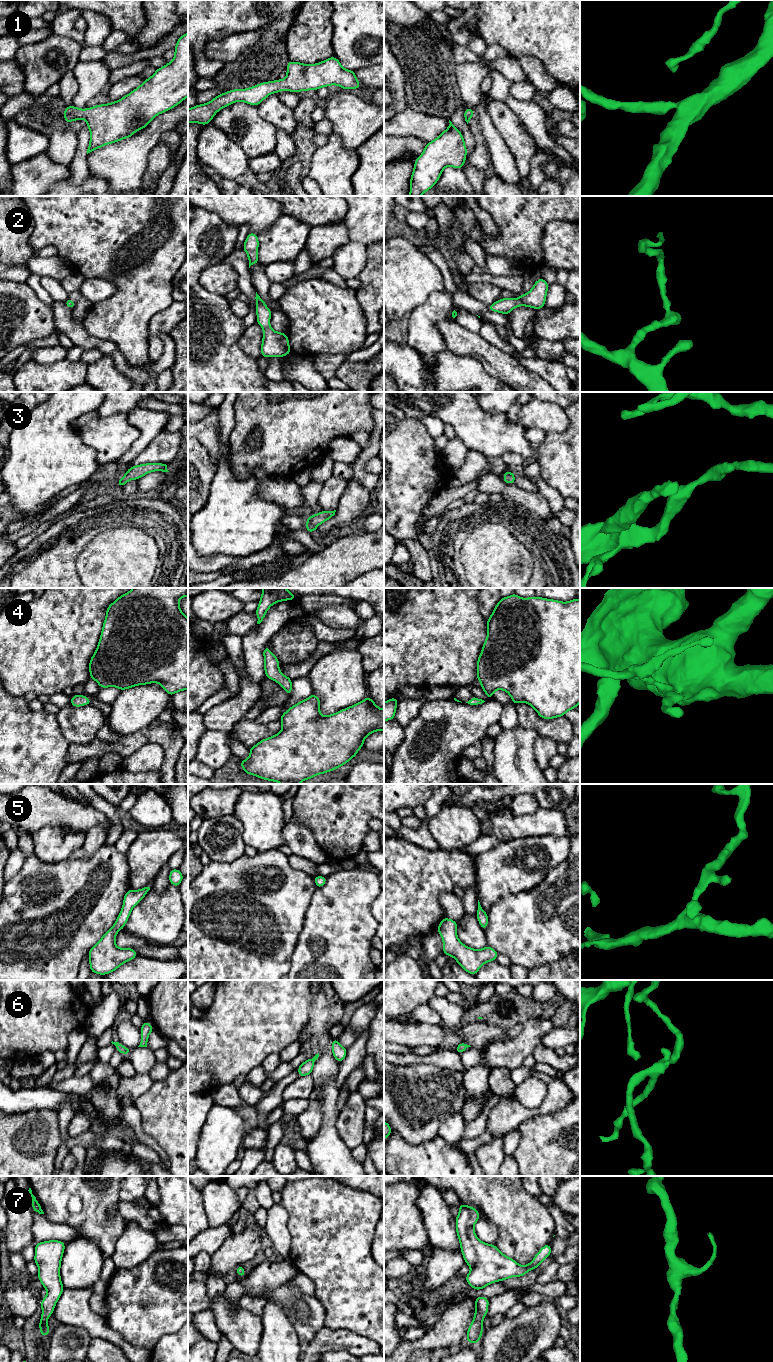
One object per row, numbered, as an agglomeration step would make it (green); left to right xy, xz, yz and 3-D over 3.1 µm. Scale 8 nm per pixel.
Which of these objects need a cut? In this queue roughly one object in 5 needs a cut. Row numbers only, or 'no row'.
no row

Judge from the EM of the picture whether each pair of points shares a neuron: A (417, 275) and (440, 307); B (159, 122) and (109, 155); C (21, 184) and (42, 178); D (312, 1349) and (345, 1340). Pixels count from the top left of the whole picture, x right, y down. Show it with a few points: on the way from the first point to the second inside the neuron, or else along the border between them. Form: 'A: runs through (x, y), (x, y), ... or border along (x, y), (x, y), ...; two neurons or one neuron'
A: border along (444, 289), (433, 292), (413, 309); two neurons
B: runs through (148, 135), (128, 155), (122, 155); one neuron
C: runs through (26, 184), (31, 179), (37, 179); one neuron
D: runs through (320, 1344), (325, 1340), (337, 1340); one neuron

